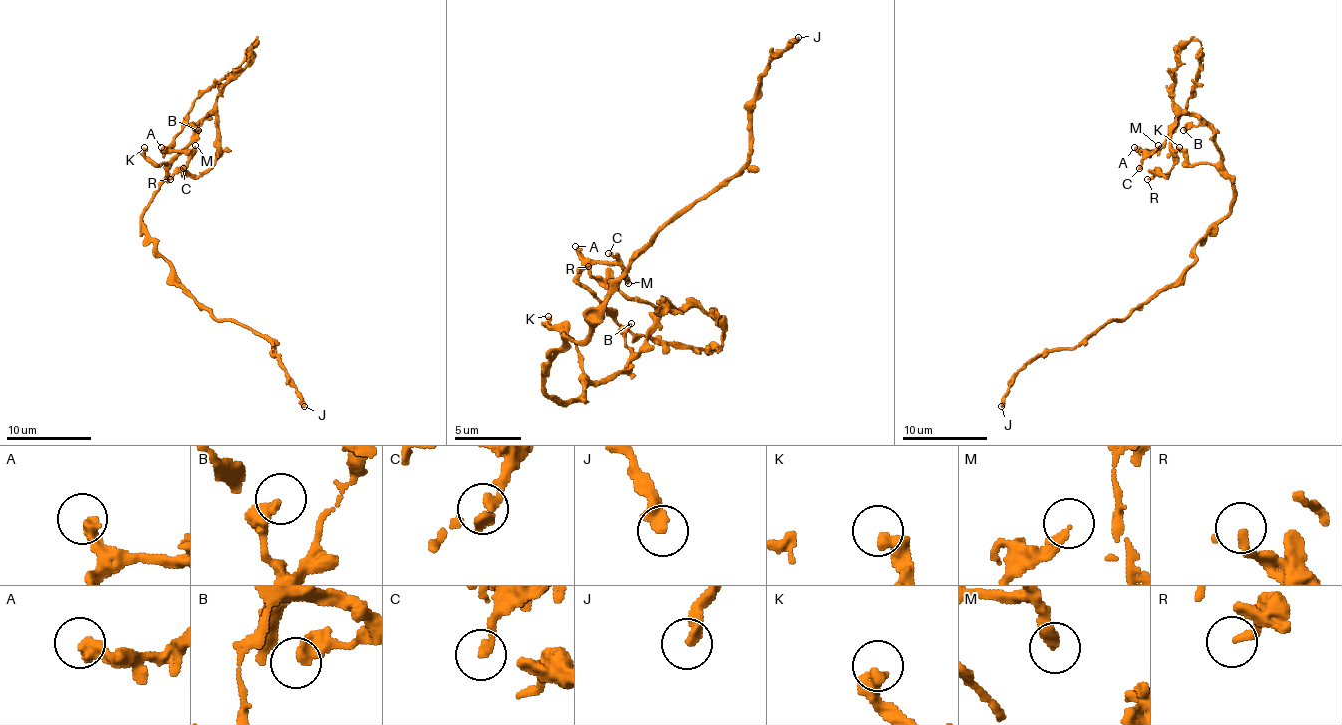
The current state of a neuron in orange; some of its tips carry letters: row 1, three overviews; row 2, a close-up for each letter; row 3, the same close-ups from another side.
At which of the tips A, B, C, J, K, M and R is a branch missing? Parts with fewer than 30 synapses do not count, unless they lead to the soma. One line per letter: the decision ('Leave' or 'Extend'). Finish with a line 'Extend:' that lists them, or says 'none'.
A: Leave
B: Leave
C: Leave
J: Leave
K: Leave
M: Leave
R: Leave
Extend: none

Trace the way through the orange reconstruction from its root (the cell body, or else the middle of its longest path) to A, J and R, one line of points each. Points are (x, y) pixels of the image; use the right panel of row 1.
A: (1230, 181), (1215, 134), (1173, 101), (1177, 58), (1198, 41), (1196, 84), (1175, 130), (1156, 149), (1134, 147)
J: (1230, 181), (1230, 211), (1171, 285), (1079, 347), (1035, 355), (1001, 406)
R: (1230, 181), (1215, 134), (1194, 115), (1179, 115), (1175, 122), (1171, 132), (1171, 171), (1147, 179)

